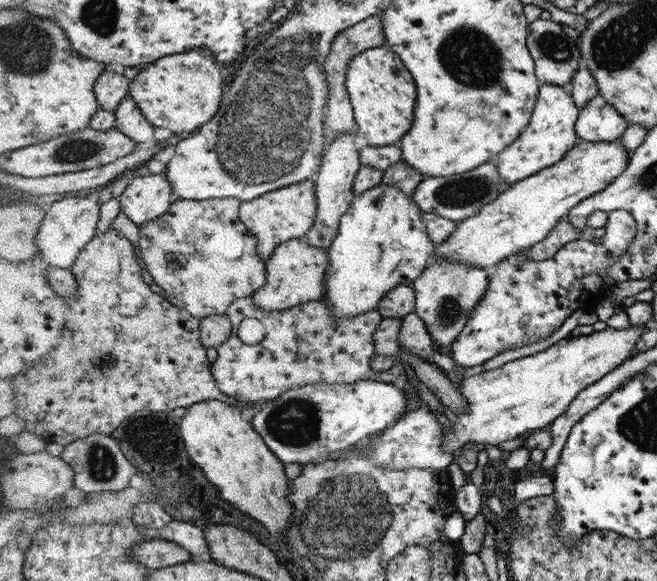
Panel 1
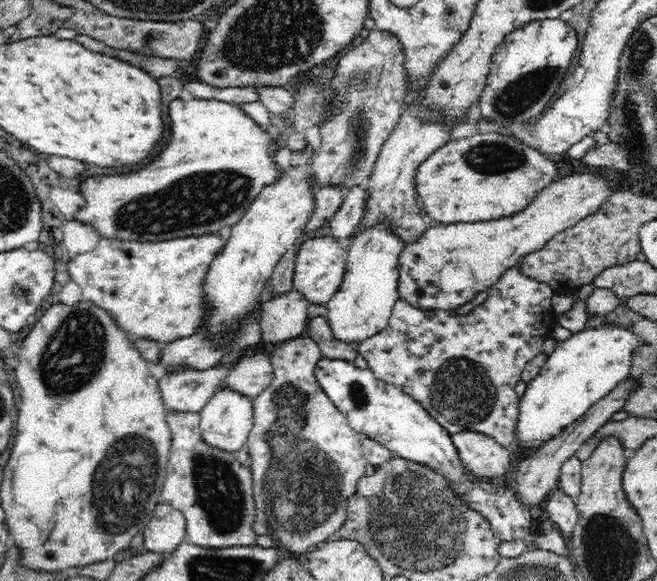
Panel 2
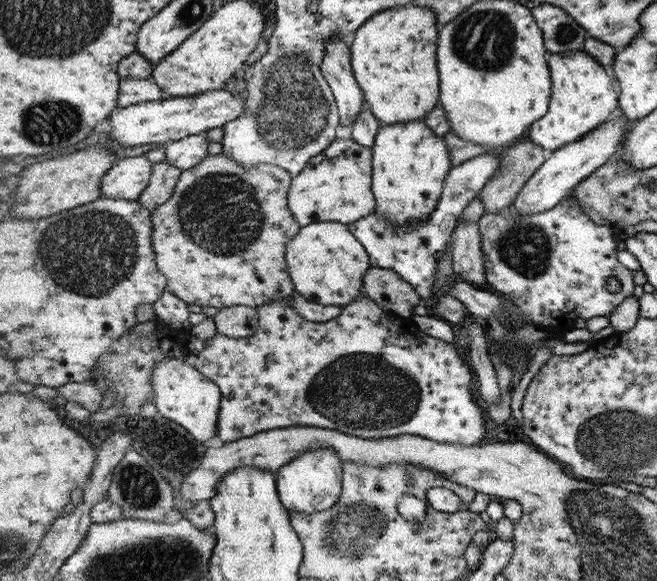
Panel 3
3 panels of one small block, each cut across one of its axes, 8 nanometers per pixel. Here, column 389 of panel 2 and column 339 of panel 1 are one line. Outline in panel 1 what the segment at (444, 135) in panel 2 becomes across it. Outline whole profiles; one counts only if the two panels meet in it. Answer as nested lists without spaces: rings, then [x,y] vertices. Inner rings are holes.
[[[352,132],[352,134],[340,134],[336,140],[332,140],[327,154],[324,155],[323,166],[313,177],[316,182],[318,214],[314,226],[305,234],[304,239],[316,248],[327,249],[331,246],[339,234],[340,219],[347,214],[351,203],[354,202],[356,195],[354,182],[356,175],[362,169],[360,154],[354,146],[355,137],[356,133]]]

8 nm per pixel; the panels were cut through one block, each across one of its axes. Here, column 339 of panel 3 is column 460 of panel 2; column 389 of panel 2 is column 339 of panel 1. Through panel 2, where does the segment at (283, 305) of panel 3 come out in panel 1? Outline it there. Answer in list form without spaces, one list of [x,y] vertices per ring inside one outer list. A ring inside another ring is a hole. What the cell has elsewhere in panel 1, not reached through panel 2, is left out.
[[[250,296],[236,299],[224,316],[230,320],[232,332],[223,347],[217,349],[219,356],[213,363],[213,372],[224,394],[244,403],[262,406],[280,398],[284,391],[306,384],[348,384],[358,380],[394,383],[400,382],[405,374],[399,356],[389,370],[377,372],[370,367],[376,354],[375,332],[384,320],[377,310],[354,319],[336,319],[321,299],[288,311],[268,313],[258,308]],[[246,318],[260,320],[267,330],[265,340],[255,346],[244,344],[238,336],[238,326]]]

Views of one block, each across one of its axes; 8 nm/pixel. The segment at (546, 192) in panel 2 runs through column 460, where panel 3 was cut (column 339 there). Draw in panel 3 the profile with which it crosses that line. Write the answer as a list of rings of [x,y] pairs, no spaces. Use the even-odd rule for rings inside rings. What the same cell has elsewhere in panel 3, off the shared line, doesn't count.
[[[339,222],[302,226],[299,234],[287,243],[286,259],[295,293],[322,306],[342,308],[364,294],[364,276],[372,267],[367,249],[347,225]]]

